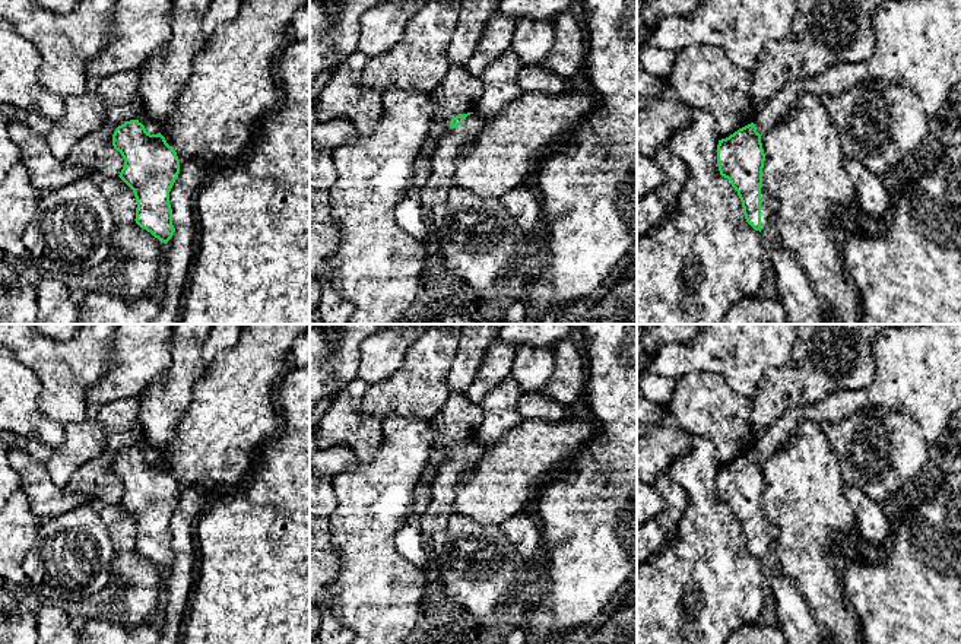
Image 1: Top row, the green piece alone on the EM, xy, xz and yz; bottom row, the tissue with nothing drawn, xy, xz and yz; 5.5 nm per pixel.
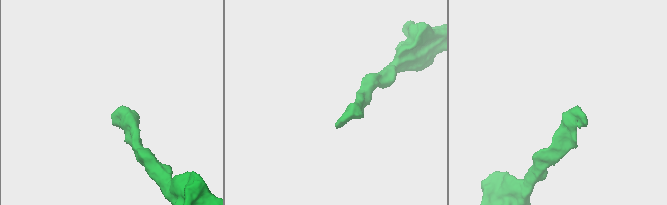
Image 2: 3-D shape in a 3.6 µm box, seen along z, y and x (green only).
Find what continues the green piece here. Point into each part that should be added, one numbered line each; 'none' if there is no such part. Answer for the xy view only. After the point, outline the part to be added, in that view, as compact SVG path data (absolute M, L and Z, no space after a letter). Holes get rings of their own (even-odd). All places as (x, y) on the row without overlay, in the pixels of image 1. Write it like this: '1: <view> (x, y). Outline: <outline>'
1: xy (151, 453). Outline: M146 438L137 447L145 453L148 460L158 461L161 459L161 454L148 442Z

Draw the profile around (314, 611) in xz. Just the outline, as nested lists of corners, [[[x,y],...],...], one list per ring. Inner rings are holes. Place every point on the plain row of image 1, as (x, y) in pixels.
[[[310,603],[310,643],[317,637],[321,626],[321,607]]]

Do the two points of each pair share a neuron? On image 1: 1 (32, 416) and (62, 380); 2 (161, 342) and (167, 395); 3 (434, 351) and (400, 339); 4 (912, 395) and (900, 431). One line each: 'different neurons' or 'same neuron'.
1: different neurons
2: different neurons
3: different neurons
4: different neurons

